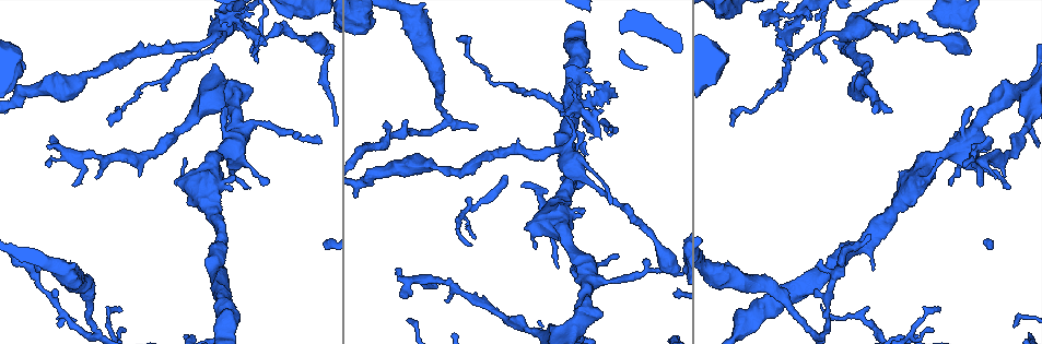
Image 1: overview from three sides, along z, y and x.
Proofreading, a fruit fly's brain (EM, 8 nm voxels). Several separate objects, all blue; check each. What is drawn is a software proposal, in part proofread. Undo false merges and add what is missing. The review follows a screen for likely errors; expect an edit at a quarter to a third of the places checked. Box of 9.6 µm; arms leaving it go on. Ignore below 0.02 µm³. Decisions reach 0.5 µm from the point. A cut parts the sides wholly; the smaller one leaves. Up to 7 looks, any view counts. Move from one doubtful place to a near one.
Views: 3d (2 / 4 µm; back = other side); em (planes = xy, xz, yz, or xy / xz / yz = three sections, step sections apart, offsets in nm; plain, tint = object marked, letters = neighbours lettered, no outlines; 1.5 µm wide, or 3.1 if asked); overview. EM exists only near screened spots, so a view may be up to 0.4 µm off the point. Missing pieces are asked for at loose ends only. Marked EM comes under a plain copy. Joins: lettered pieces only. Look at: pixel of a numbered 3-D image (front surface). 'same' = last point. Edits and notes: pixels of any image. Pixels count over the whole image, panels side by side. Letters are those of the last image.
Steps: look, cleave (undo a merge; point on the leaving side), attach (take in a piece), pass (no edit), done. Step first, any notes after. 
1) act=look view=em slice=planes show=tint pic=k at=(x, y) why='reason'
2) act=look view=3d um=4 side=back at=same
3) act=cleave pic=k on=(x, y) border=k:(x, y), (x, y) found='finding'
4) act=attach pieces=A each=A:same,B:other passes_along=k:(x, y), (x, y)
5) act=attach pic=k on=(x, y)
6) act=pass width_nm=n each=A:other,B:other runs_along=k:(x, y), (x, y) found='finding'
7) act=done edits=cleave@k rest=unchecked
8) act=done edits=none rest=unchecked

act=look view=em slice=xy step=8 show=letters pic=1 at=(572, 70) why='thin end'

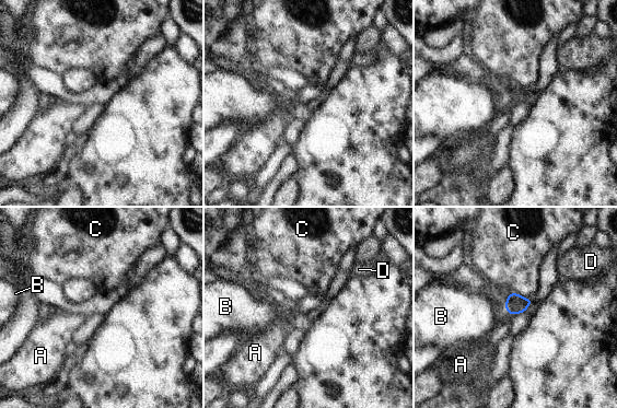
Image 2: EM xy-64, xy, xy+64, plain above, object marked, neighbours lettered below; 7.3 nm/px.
act=look view=em slice=planes show=letters at=same why='cut it another way'

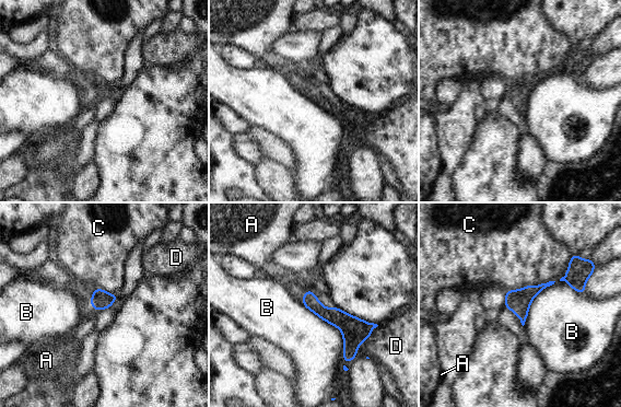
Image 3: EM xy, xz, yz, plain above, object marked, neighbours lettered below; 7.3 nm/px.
act=pass each=A:other,B:other,C:other,D:other runs_along=3:(308, 292), (349, 332), (348, 359) found='no lettered piece goes on from it'

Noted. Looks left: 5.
act=look view=em slice=yz step=8 show=letters pic=1 at=(729, 123) why='free end'

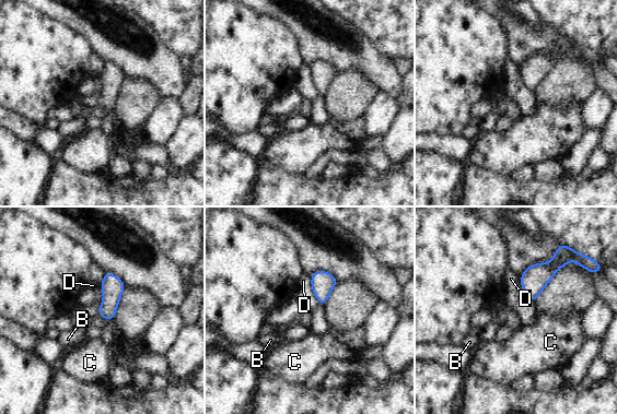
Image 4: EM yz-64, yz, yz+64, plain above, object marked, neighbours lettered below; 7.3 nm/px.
act=pass each=B:other,C:other,D:other found='none of them fits'

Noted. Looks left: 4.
act=look view=em slice=yz step=4 show=tint pic=1 at=(248, 187) why='thin end'

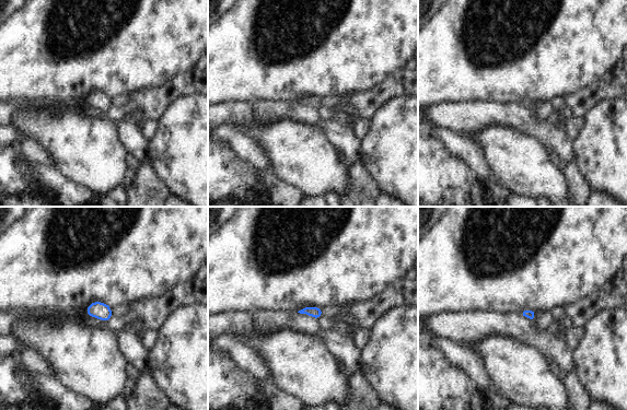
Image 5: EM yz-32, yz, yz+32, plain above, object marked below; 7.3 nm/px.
act=look view=em slice=planes show=letters at=same why='another direction'

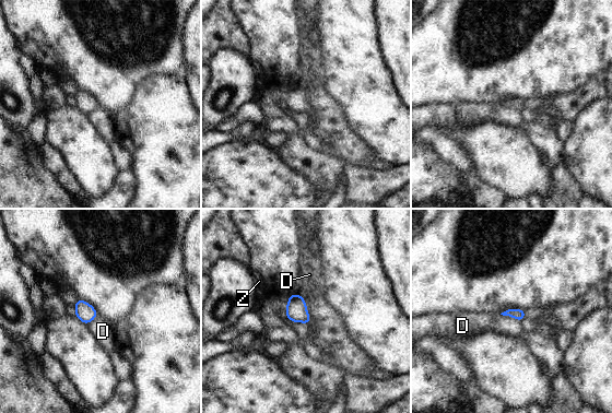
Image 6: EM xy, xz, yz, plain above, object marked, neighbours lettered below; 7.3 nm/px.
act=pass each=D:other,Z:other border=6:(501, 314), (521, 321) found='none of them fits'

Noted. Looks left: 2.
act=done edits=none rest=unchecked

